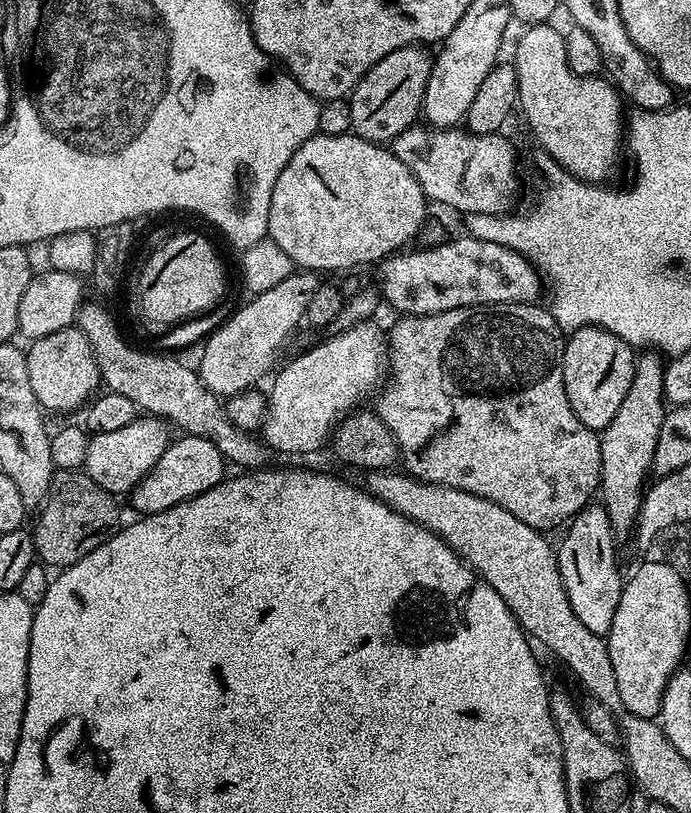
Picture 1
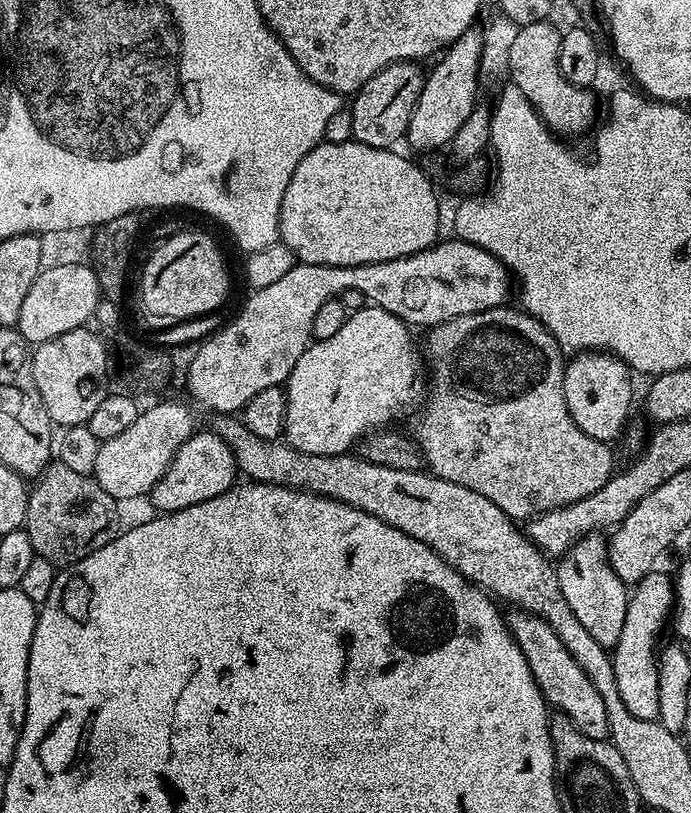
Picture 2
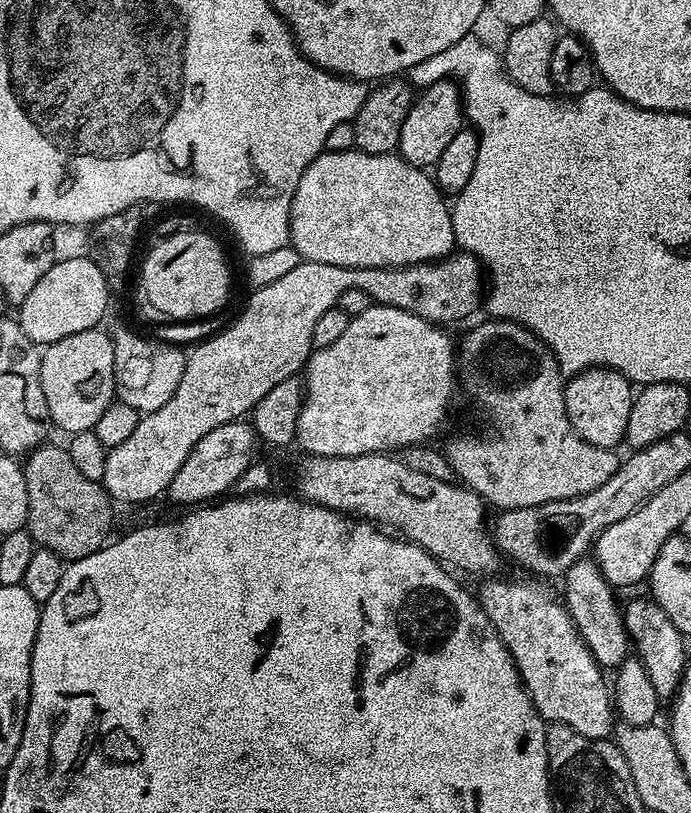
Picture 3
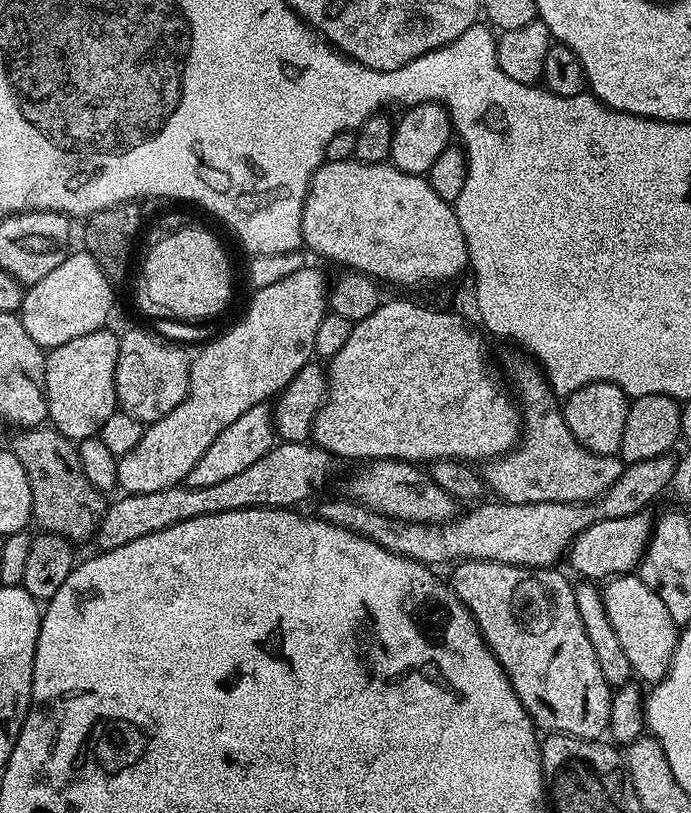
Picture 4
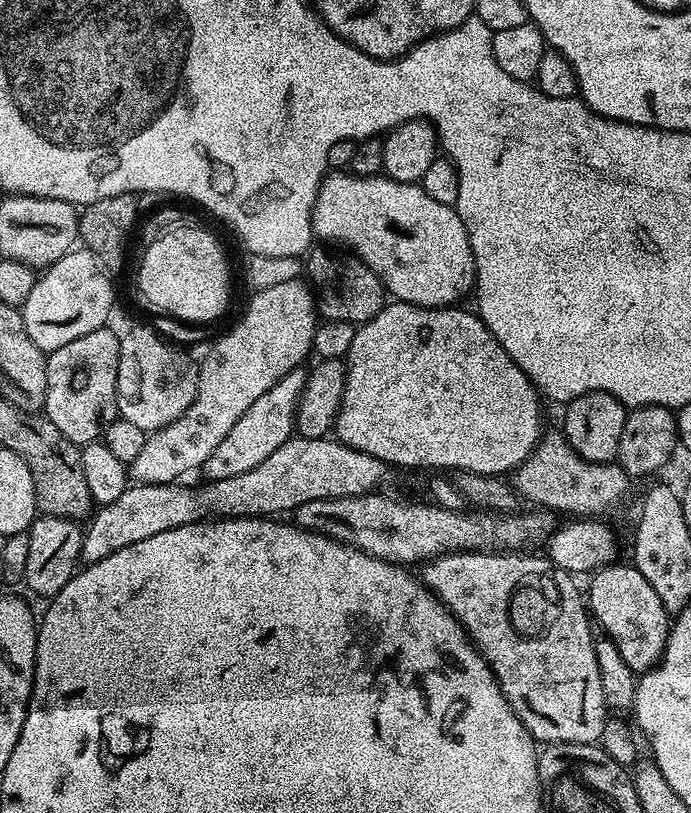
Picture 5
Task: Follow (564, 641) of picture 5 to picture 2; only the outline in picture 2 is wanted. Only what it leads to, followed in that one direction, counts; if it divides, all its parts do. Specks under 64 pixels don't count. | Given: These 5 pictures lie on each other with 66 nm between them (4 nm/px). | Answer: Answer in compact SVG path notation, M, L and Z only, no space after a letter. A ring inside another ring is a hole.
M512 610L507 613L506 623L512 637L518 642L526 662L530 666L530 674L534 674L534 682L538 682L541 694L549 705L557 712L565 712L586 734L586 738L595 740L608 740L608 719L606 718L606 706L602 706L598 690L594 690L594 682L586 678L586 670L574 662L570 650L562 646L558 634L554 634L551 626L541 616L534 616L523 610Z

